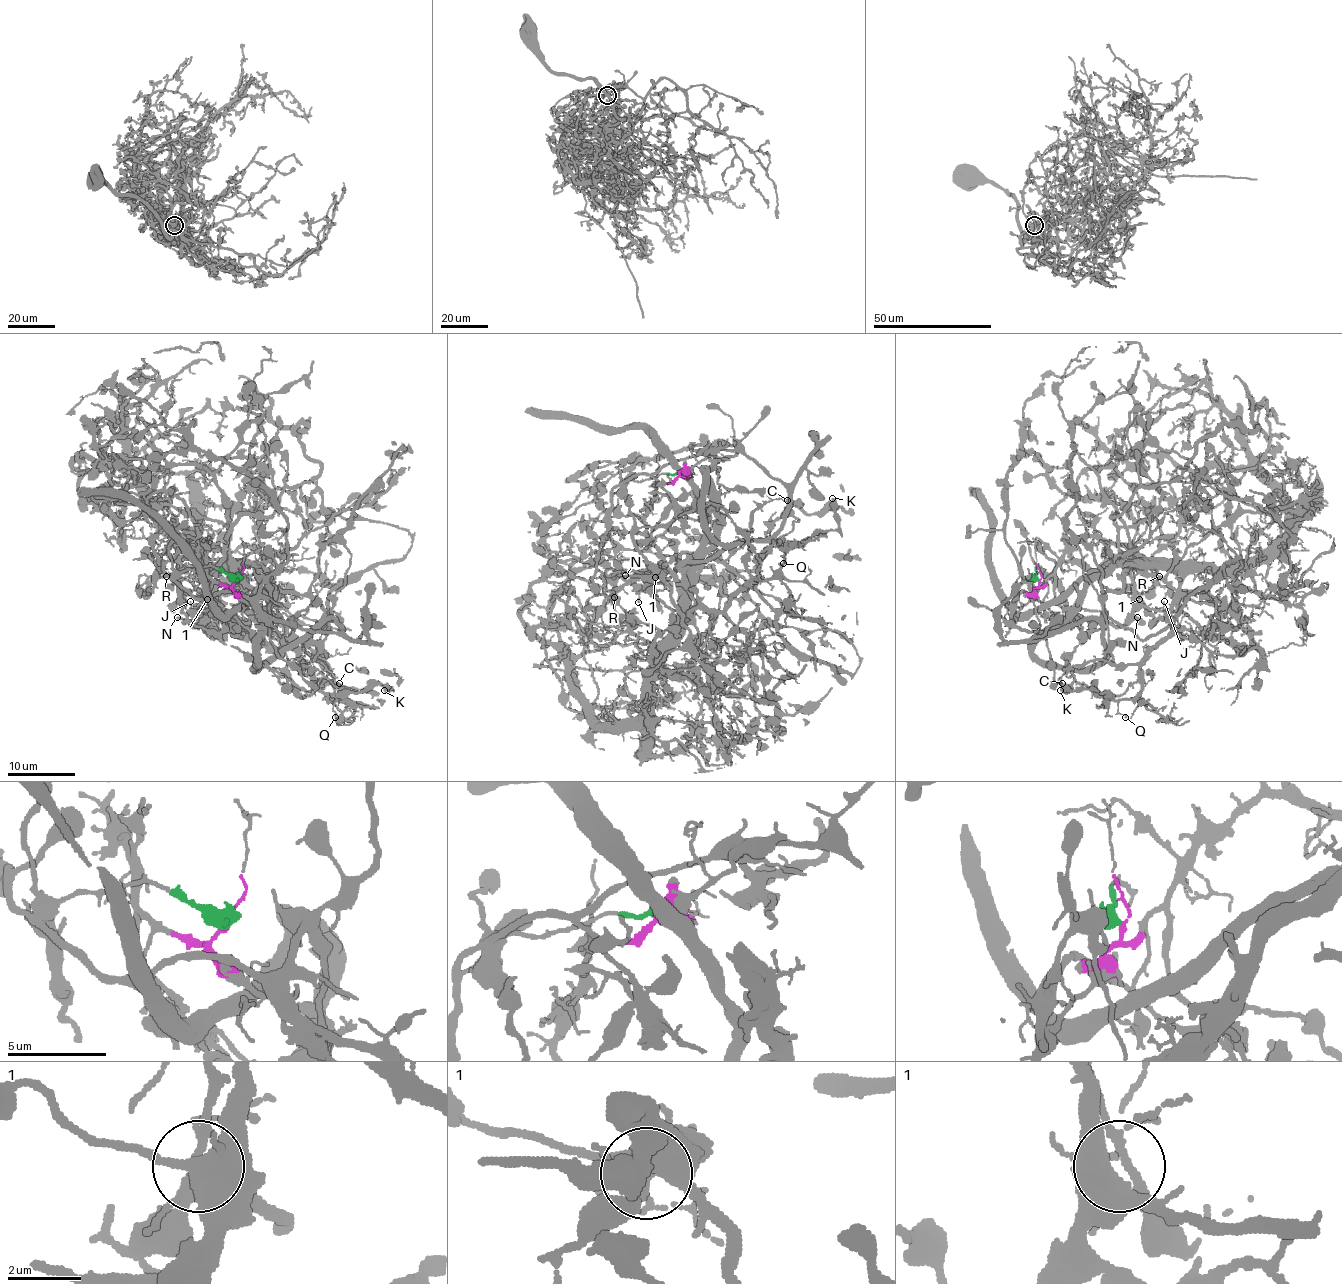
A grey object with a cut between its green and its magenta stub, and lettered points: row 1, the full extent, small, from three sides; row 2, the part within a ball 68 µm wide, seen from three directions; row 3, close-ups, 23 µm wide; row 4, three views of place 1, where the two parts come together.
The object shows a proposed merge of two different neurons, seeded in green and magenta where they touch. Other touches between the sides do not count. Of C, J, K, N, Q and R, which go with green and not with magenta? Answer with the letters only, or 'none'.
N

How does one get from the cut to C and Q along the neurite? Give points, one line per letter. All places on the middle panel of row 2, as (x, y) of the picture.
C: (684, 476), (706, 513), (691, 613), (721, 610), (750, 577), (753, 513), (787, 499)
Q: (684, 476), (706, 513), (689, 584), (692, 613), (721, 610), (753, 579), (769, 579), (780, 555), (782, 564)

